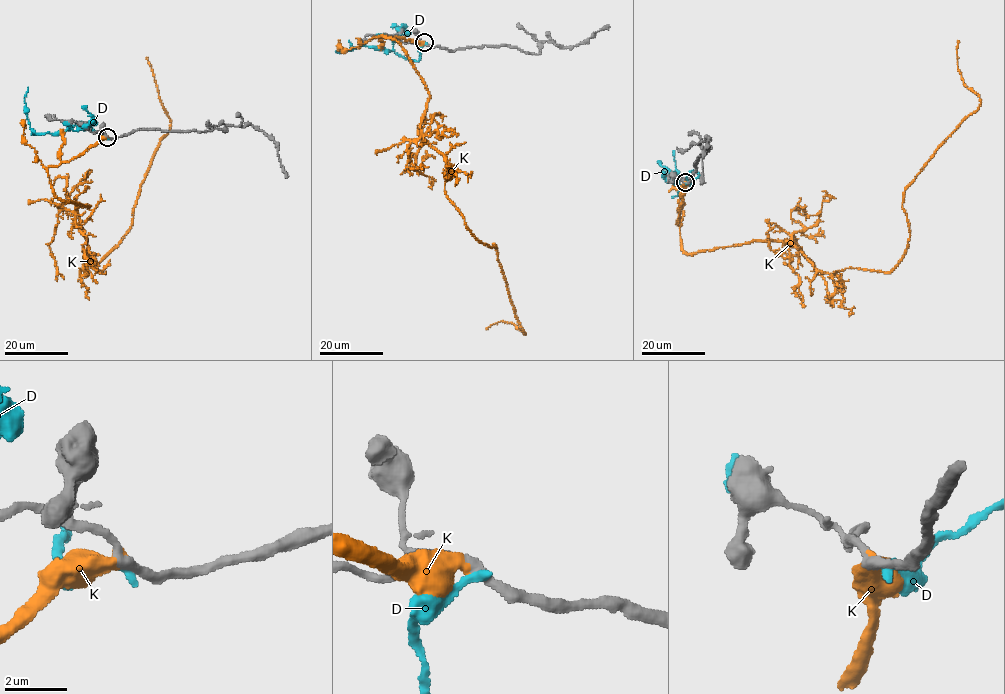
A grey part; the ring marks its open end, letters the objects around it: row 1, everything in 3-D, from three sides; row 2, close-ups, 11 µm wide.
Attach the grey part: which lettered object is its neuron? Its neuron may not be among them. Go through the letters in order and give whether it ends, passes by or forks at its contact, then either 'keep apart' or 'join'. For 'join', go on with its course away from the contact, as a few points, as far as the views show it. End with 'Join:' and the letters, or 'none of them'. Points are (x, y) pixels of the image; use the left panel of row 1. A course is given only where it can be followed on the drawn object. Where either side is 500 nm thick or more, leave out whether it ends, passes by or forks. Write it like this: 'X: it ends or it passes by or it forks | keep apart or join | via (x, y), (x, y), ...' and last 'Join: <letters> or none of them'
D: it ends | keep apart
K: it ends | join | via (107, 137), (46, 171), (57, 197), (90, 206), (74, 210), (95, 265), (128, 230), (169, 131), (146, 57)
Join: K

